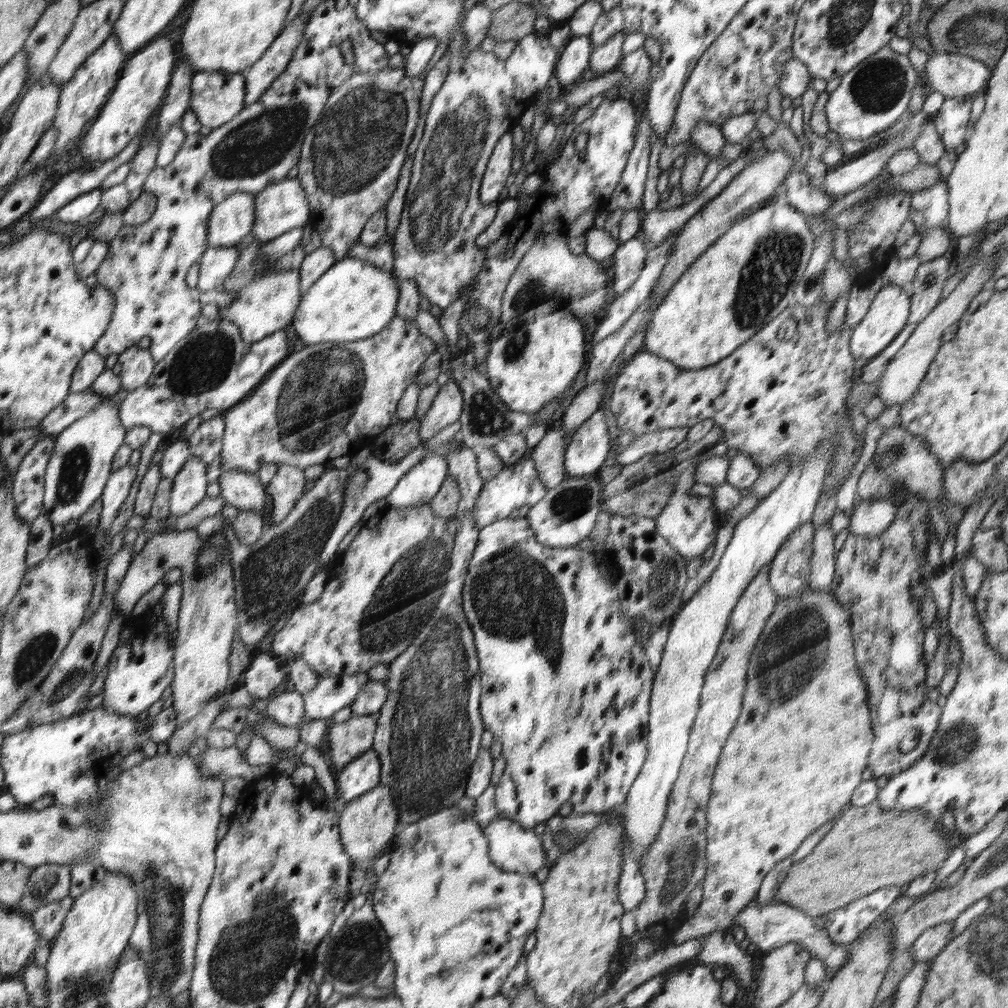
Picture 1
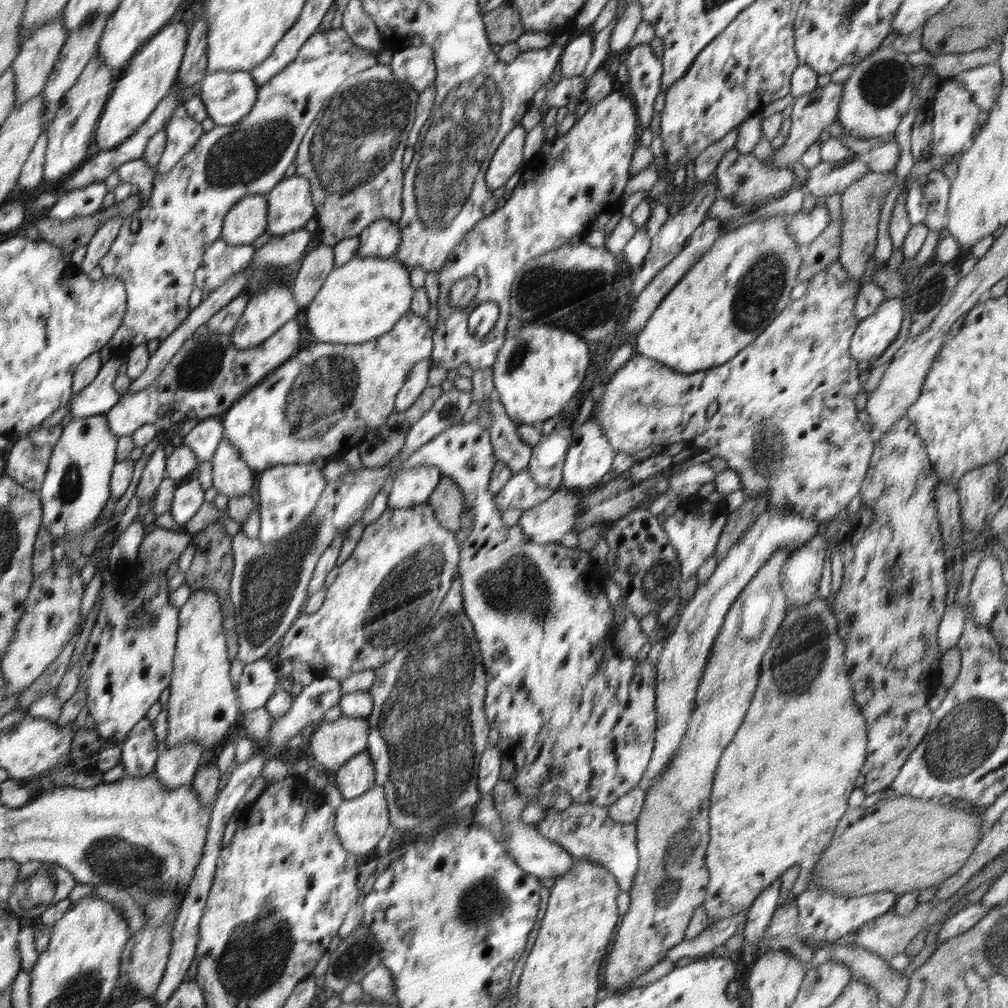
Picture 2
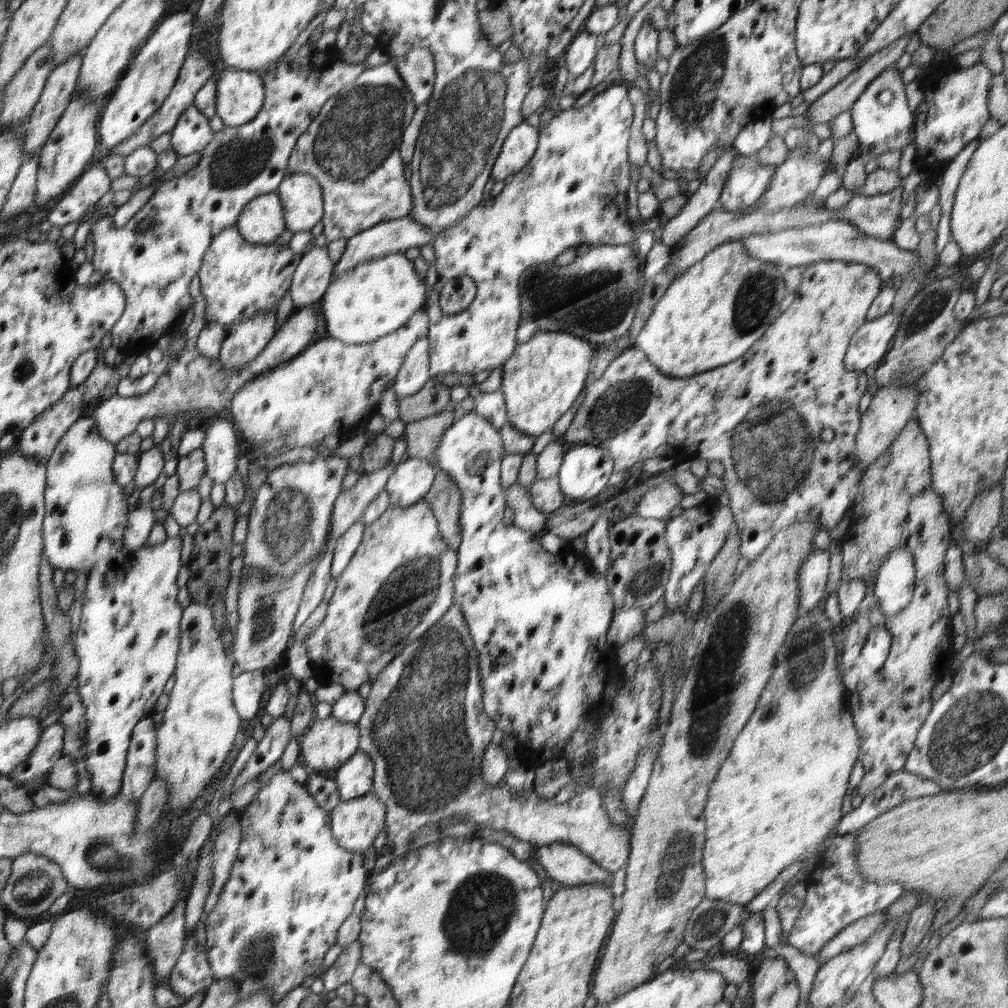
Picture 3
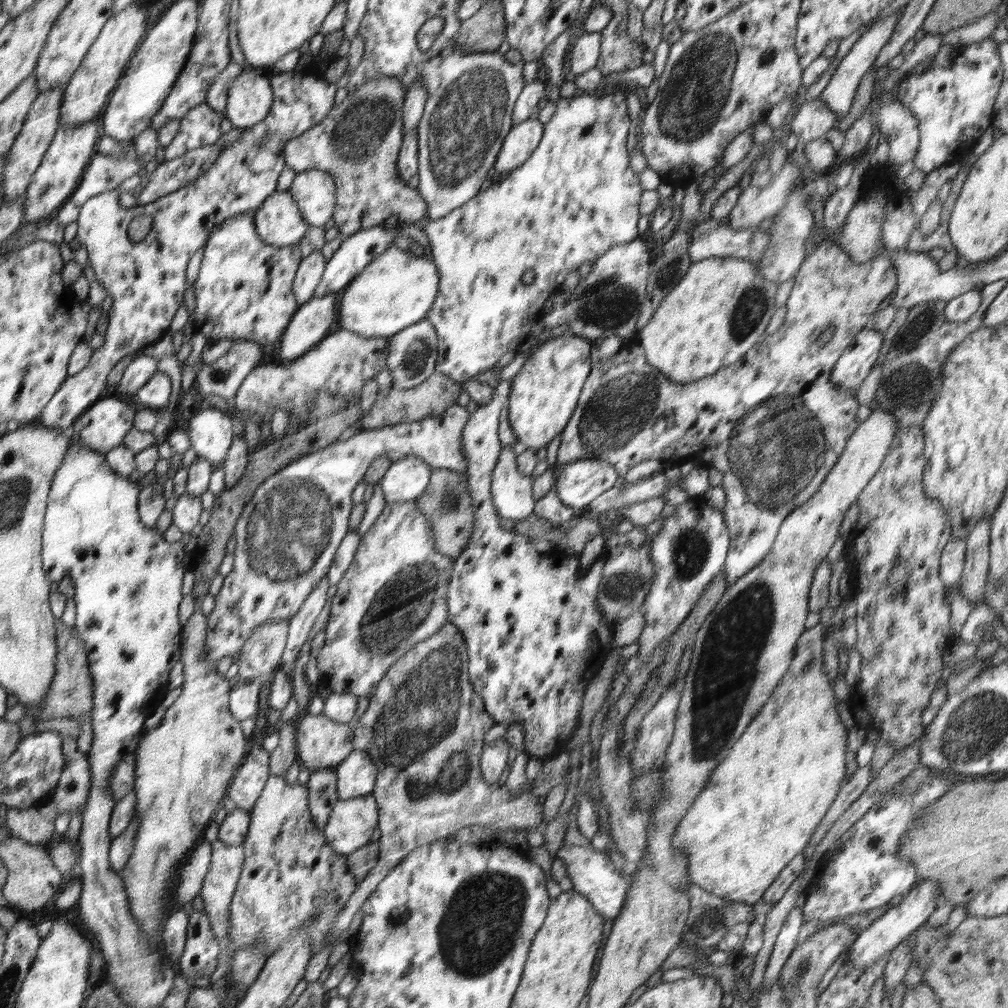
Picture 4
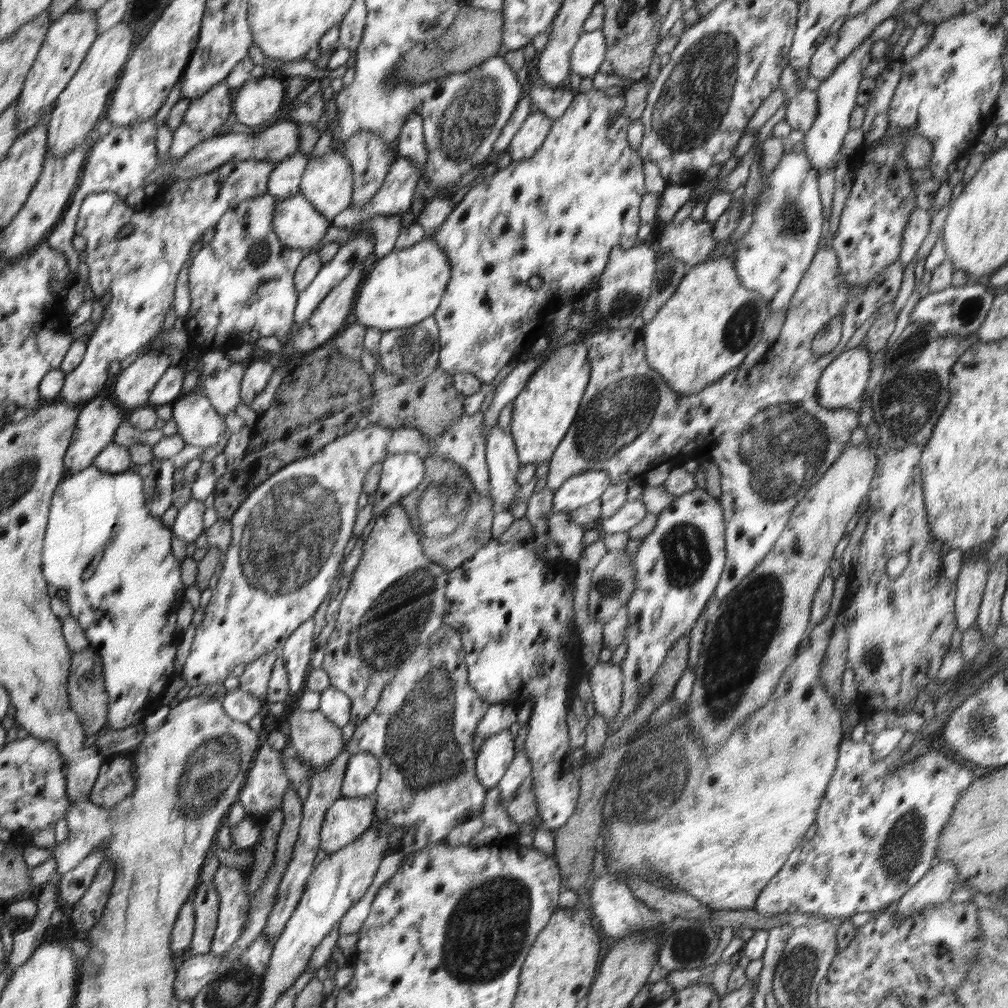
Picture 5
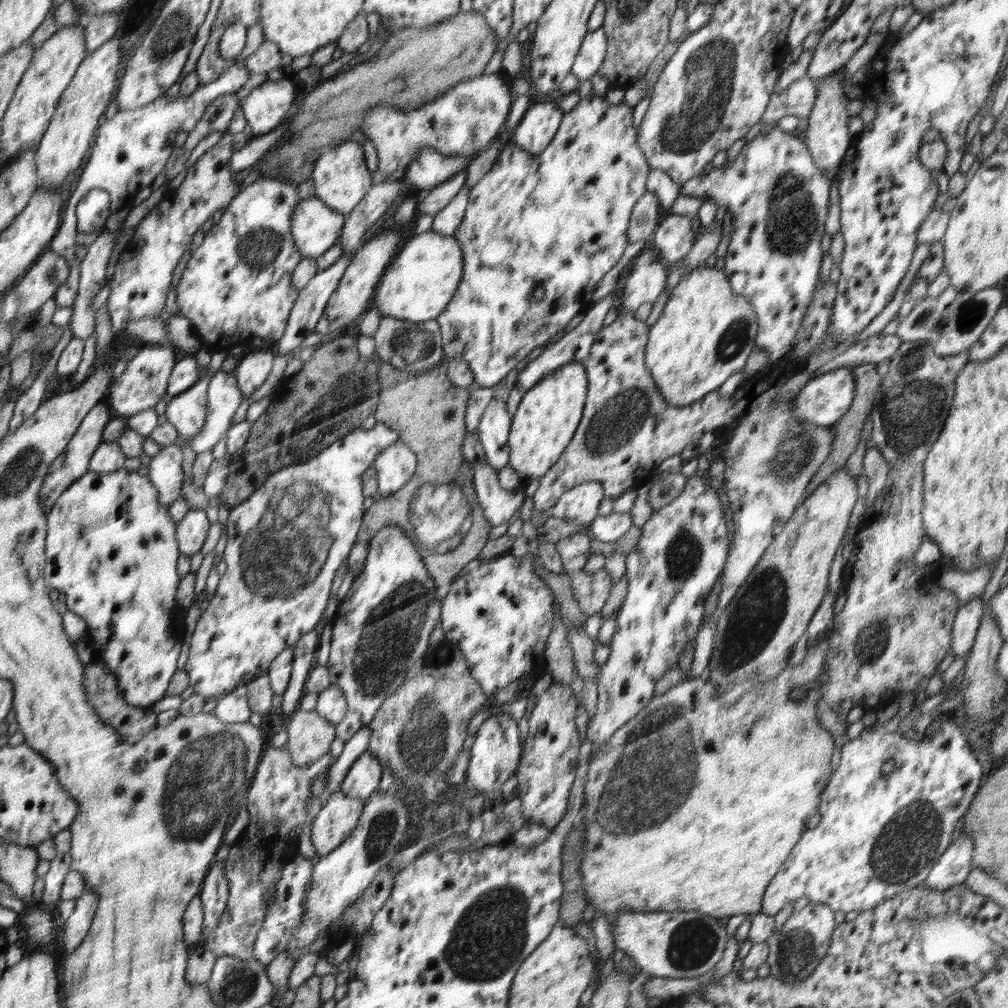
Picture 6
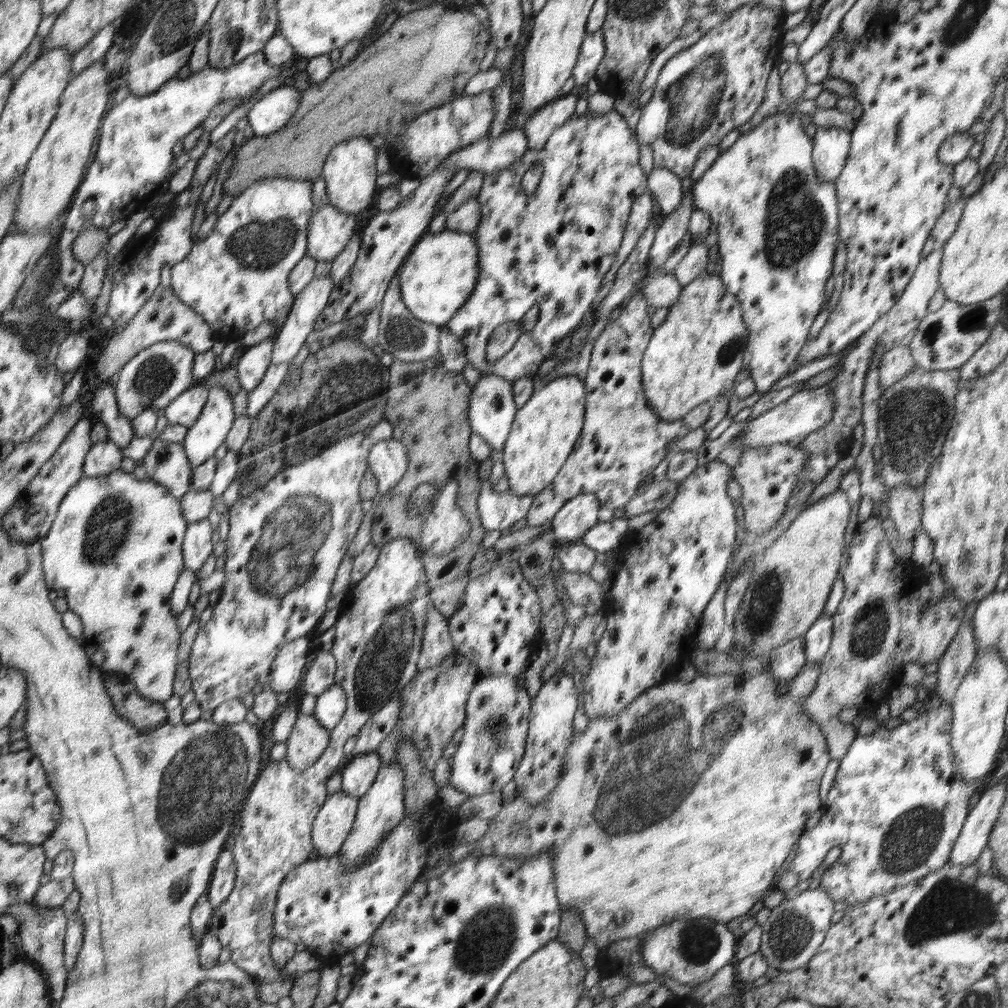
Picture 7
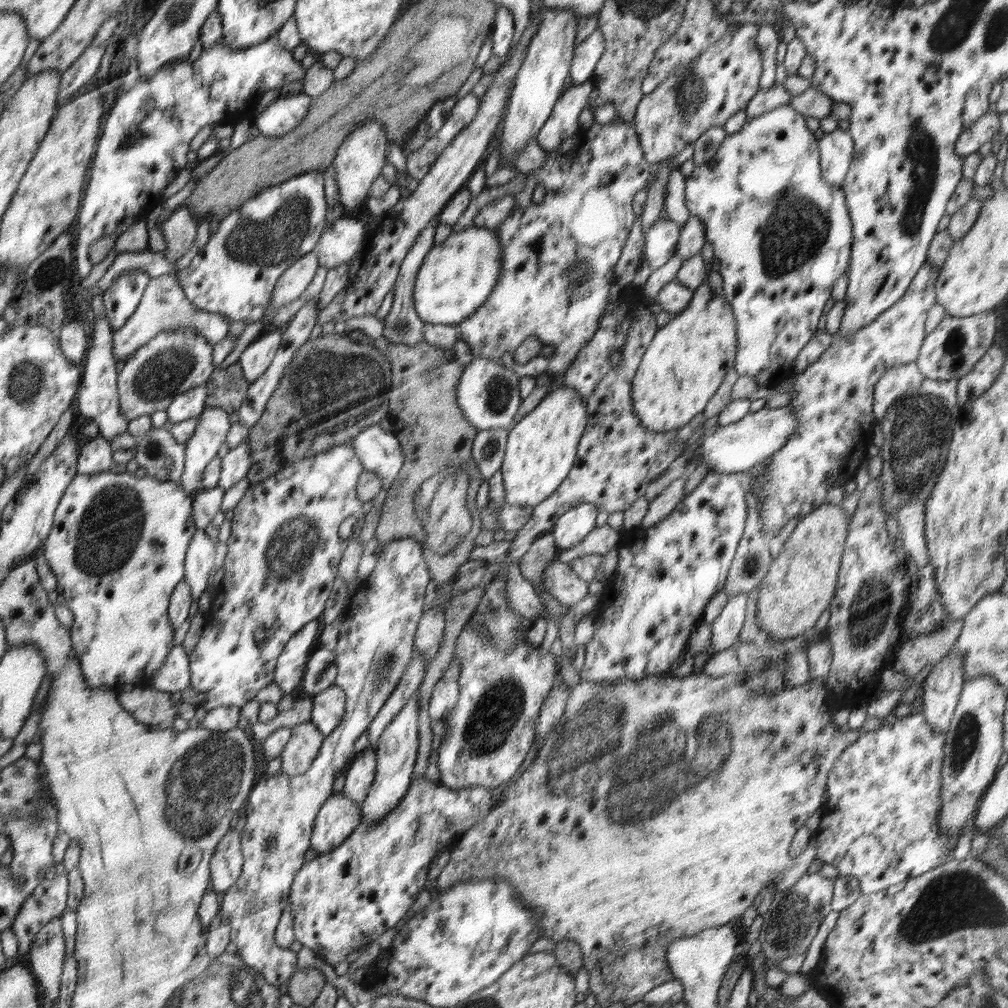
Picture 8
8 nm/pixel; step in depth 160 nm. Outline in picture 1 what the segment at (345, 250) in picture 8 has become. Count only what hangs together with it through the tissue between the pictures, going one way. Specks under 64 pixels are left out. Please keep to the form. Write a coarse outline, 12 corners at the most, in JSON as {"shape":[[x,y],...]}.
{"shape":[[253,193],[228,195],[210,214],[207,244],[236,246],[252,232]]}

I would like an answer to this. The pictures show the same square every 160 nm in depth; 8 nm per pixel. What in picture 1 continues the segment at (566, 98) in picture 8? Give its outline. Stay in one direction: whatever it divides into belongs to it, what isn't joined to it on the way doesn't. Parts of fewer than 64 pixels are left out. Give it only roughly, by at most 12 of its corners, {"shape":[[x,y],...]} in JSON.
{"shape":[[512,135],[496,143],[479,188],[482,205],[498,202],[510,176]]}

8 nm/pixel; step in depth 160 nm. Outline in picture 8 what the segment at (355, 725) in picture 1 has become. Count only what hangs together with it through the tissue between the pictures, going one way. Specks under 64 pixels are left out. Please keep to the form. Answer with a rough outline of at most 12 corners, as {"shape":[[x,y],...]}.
{"shape":[[312,721],[293,726],[281,771],[303,775],[324,739]]}

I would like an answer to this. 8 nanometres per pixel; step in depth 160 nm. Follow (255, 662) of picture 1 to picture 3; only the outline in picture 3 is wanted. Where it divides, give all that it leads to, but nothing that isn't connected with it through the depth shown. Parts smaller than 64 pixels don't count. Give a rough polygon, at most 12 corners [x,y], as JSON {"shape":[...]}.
{"shape":[[262,671],[235,678],[235,709],[246,720],[258,712],[266,688]]}

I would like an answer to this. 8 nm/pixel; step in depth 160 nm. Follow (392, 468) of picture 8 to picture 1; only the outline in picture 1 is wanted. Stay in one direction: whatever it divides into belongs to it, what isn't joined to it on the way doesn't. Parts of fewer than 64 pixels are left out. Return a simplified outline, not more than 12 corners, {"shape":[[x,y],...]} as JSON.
{"shape":[[426,455],[392,492],[387,507],[428,503],[447,478],[447,462]]}

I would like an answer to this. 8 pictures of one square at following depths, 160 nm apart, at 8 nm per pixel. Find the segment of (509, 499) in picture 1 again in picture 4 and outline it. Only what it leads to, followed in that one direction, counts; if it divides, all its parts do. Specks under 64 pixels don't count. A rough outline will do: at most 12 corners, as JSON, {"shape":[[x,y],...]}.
{"shape":[[556,479],[533,513],[556,528],[570,529],[579,512],[557,495]]}

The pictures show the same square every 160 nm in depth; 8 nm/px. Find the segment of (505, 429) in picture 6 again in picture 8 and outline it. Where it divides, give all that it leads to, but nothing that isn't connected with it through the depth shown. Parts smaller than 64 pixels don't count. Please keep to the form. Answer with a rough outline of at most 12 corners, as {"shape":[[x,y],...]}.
{"shape":[[474,357],[457,404],[477,431],[510,429],[519,376]]}

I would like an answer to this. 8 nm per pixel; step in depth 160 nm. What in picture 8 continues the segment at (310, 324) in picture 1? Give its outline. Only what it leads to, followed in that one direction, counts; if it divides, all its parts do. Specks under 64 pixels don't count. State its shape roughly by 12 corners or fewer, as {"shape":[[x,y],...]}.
{"shape":[[497,231],[452,232],[423,258],[418,318],[457,325],[499,280]]}

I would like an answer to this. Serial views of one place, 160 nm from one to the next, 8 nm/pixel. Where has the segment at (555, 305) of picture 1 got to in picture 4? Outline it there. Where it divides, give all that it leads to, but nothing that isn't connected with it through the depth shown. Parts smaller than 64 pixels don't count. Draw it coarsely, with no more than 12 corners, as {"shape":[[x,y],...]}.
{"shape":[[591,341],[542,343],[511,378],[519,449],[566,428],[590,374]]}

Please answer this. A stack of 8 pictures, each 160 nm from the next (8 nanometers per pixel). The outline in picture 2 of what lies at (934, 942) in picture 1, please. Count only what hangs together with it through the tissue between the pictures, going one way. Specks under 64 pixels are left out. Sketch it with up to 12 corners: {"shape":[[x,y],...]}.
{"shape":[[1006,902],[969,904],[942,924],[938,945],[970,930]]}

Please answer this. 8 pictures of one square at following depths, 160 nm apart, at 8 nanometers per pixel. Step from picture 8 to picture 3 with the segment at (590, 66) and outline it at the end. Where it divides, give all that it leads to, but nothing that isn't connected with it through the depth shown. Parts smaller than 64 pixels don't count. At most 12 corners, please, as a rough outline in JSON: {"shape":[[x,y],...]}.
{"shape":[[587,30],[564,50],[569,81],[596,57],[597,35]]}

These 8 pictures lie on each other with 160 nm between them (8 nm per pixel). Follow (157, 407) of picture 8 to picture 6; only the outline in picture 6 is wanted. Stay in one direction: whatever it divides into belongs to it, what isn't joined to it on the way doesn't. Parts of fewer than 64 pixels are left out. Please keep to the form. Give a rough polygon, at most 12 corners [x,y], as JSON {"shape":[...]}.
{"shape":[[143,346],[108,395],[117,418],[154,409],[182,356]]}

